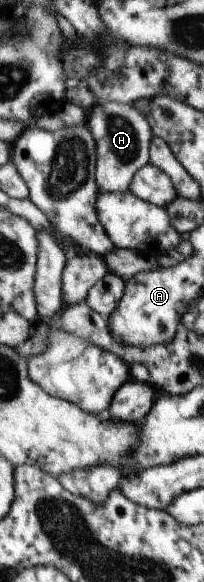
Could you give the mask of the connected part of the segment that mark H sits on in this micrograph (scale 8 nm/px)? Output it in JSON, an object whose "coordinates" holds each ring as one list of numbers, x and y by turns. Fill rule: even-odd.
{"coordinates":[[107,101,90,109,87,127,98,146,96,185,100,192,128,192,133,177,149,162,152,132,143,112,131,104]]}

